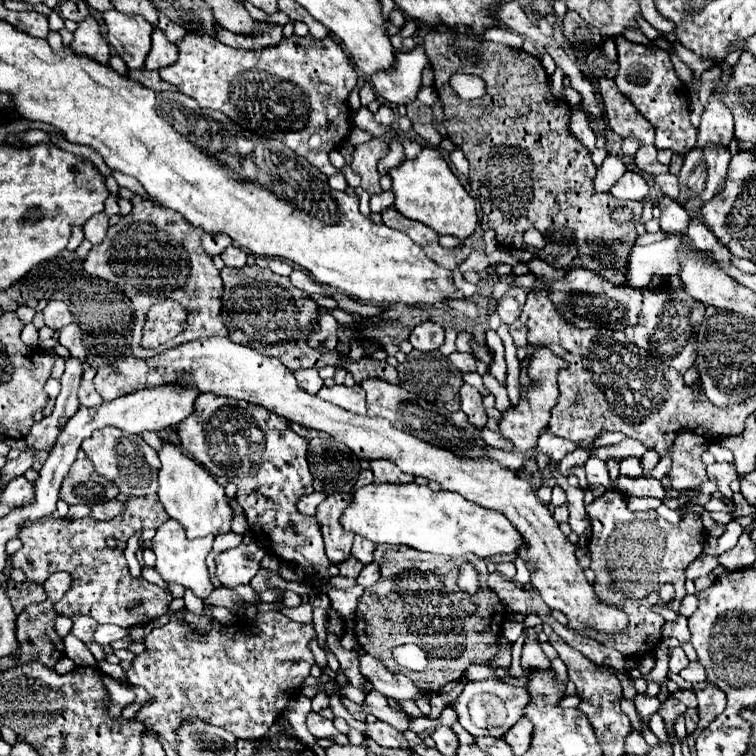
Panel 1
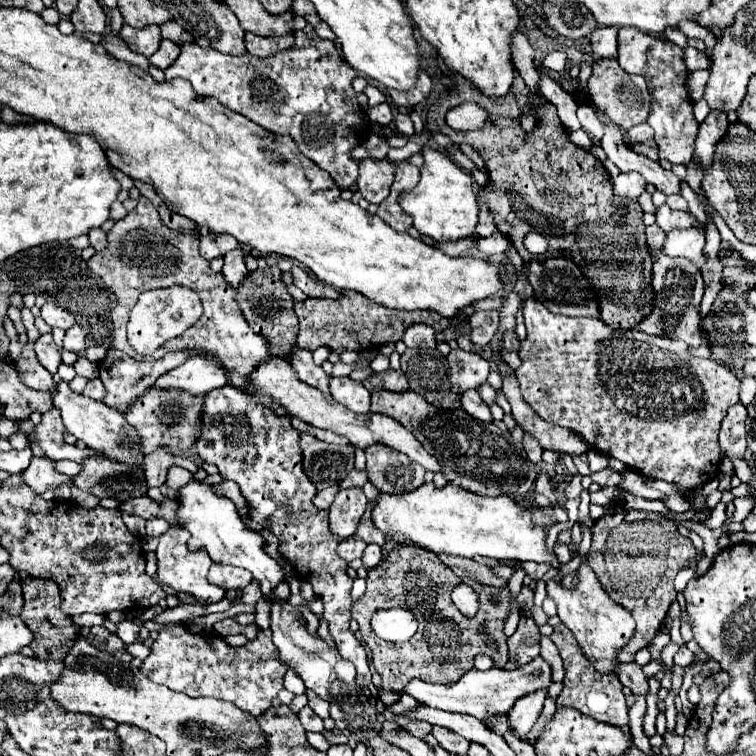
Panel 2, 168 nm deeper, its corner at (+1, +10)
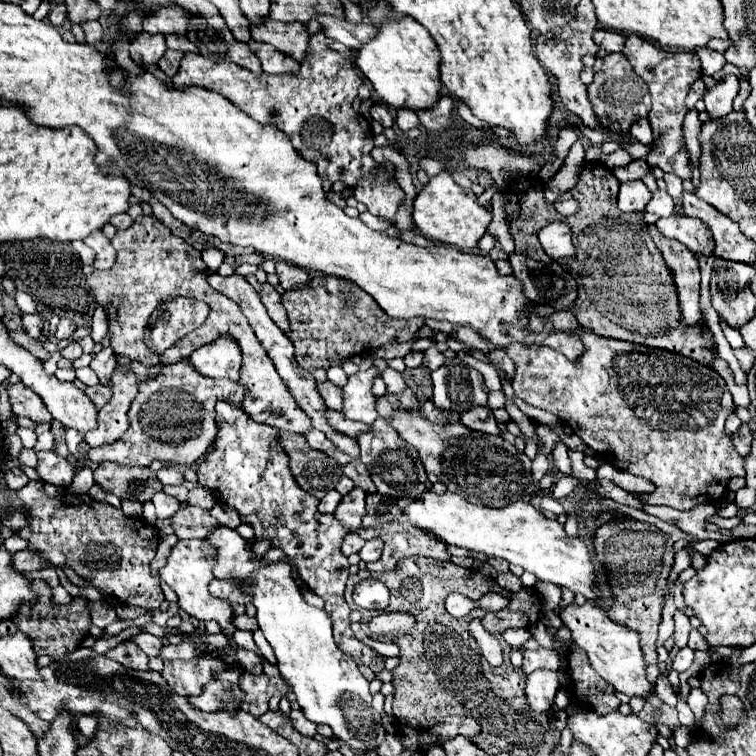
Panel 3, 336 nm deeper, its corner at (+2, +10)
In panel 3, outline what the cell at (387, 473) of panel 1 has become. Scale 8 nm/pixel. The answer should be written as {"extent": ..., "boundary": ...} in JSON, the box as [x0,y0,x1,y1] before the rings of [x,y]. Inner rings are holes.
{"extent":[357,418,427,498],"boundary":[[[377,418],[369,430],[357,438],[357,442],[361,446],[361,462],[379,494],[389,498],[415,498],[425,490],[427,474],[421,466],[421,458],[417,458],[417,450],[413,450],[413,446],[409,446],[383,418]]]}

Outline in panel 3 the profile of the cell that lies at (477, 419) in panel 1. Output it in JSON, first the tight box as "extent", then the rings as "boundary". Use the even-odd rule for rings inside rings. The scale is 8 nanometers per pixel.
{"extent":[461,406,499,434],"boundary":[[[473,406],[473,410],[467,410],[465,414],[461,414],[461,424],[477,432],[499,434],[499,426],[493,418],[493,412],[487,406]]]}

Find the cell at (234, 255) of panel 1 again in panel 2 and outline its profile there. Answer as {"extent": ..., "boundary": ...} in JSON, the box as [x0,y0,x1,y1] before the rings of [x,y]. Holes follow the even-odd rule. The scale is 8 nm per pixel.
{"extent":[222,248,248,288],"boundary":[[[236,248],[224,256],[224,268],[222,276],[226,278],[226,284],[232,288],[238,288],[248,278],[248,268],[244,264],[244,254]]]}

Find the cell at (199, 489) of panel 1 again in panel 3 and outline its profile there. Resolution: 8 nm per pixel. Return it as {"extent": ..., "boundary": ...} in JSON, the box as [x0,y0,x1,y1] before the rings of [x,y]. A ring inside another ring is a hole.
{"extent":[205,526,385,750],"boundary":[[[215,526],[209,536],[205,538],[213,548],[215,548],[215,564],[213,564],[213,576],[217,580],[237,580],[241,588],[245,588],[253,596],[253,604],[257,608],[257,618],[259,618],[259,628],[263,630],[267,642],[275,650],[277,656],[277,668],[283,674],[283,678],[291,684],[299,706],[303,708],[305,716],[317,724],[329,724],[333,728],[333,734],[349,744],[353,750],[375,750],[383,738],[385,738],[385,728],[381,722],[381,714],[377,714],[371,708],[371,692],[369,692],[369,682],[359,674],[357,664],[353,662],[351,656],[343,654],[339,646],[333,640],[331,634],[331,620],[325,614],[325,610],[309,606],[299,592],[299,586],[291,578],[291,566],[283,560],[279,562],[269,562],[265,558],[255,556],[253,544],[243,538],[237,530],[229,526]]]}

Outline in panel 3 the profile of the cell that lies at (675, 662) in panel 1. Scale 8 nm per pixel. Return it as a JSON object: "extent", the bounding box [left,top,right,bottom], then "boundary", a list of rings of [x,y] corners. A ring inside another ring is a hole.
{"extent":[673,646,693,672],"boundary":[[[685,646],[685,648],[681,648],[681,650],[677,652],[677,656],[675,656],[675,660],[673,660],[673,668],[675,668],[677,672],[685,672],[691,664],[693,664],[693,650],[691,650],[689,646]]]}

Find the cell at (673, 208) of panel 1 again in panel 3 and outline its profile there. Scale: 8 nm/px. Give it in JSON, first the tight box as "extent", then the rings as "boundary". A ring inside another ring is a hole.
{"extent":[657,214,713,256],"boundary":[[[671,214],[667,218],[659,218],[657,228],[663,236],[683,242],[697,256],[713,252],[713,236],[703,222],[697,222],[697,218]]]}

